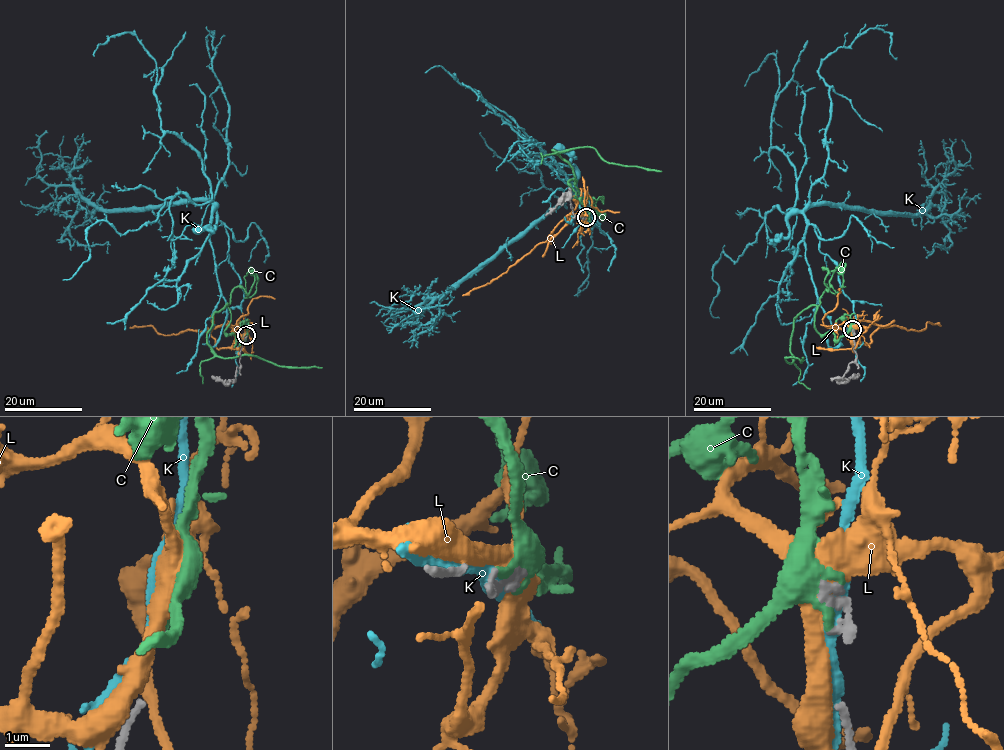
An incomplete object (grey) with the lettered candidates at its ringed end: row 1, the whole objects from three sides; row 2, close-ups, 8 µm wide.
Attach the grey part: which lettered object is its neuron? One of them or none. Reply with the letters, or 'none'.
C

